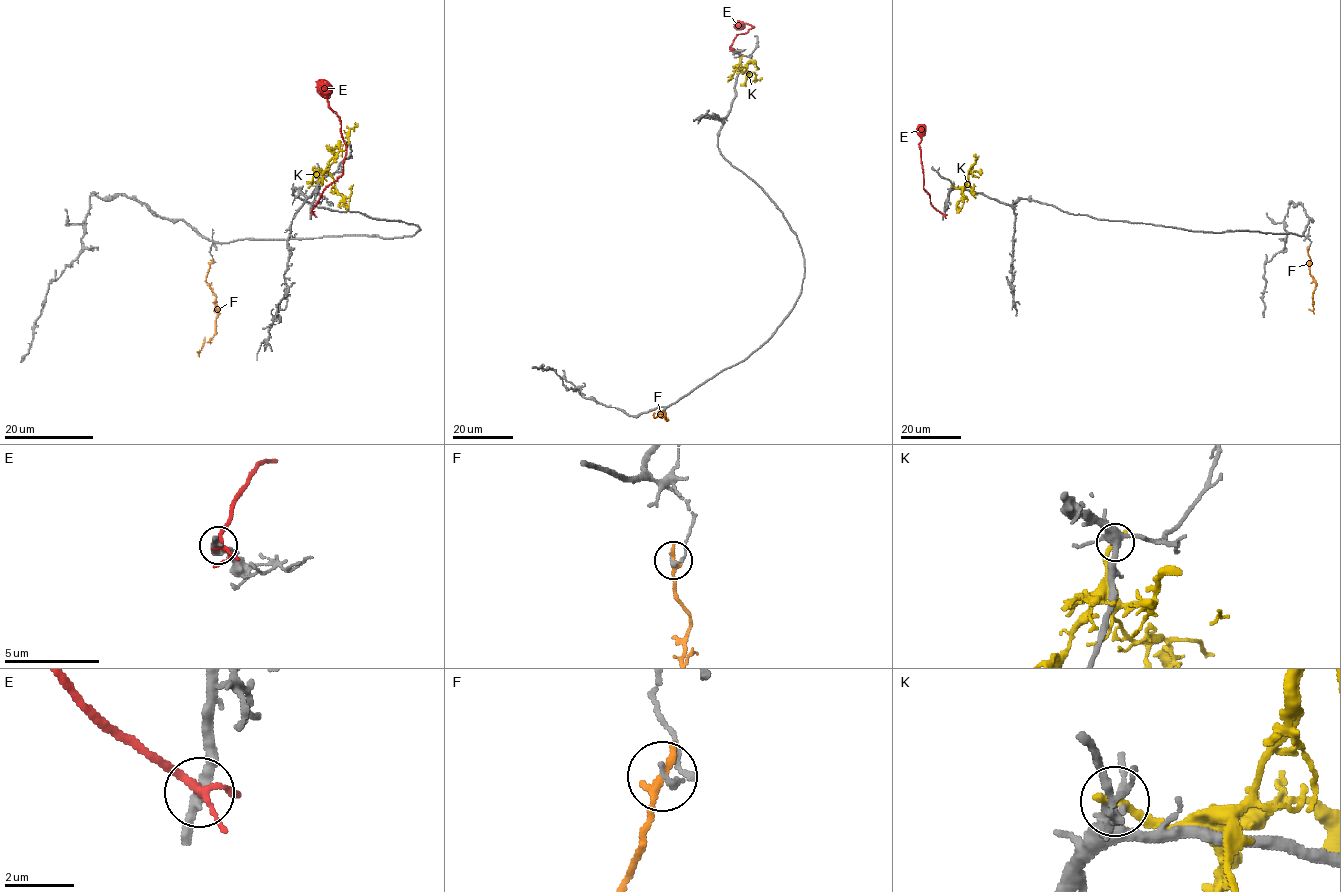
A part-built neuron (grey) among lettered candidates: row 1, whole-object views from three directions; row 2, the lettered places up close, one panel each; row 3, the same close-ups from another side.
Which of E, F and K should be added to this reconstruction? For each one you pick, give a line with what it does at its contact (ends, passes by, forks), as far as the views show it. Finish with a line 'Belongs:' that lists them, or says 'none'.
Belongs: none

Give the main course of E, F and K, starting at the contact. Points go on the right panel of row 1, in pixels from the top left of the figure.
E: (944, 215), (933, 206), (923, 188), (919, 144), (921, 124)
F: (1308, 249), (1309, 272), (1315, 282), (1313, 309), (1308, 309)
K: (953, 186), (962, 188), (962, 198), (956, 204), (959, 210), (965, 196)

